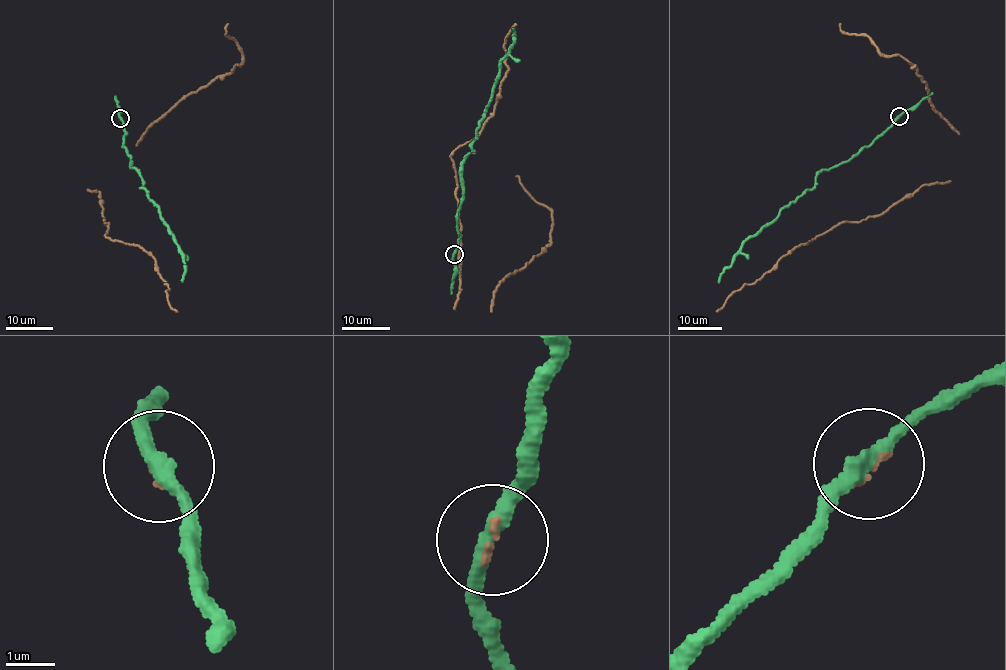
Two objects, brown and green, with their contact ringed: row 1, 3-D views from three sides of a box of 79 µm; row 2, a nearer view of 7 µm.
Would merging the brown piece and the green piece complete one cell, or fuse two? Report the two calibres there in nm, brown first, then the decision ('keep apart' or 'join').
90/320 nm | join

